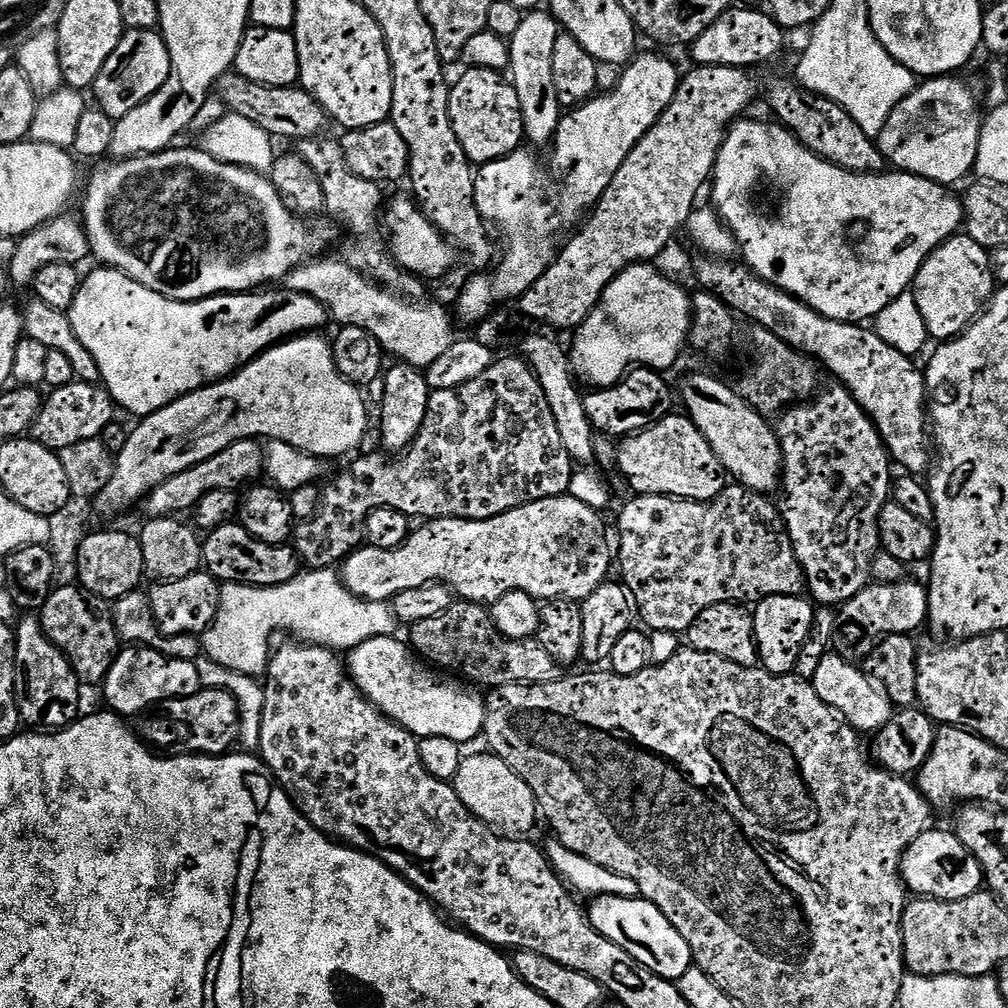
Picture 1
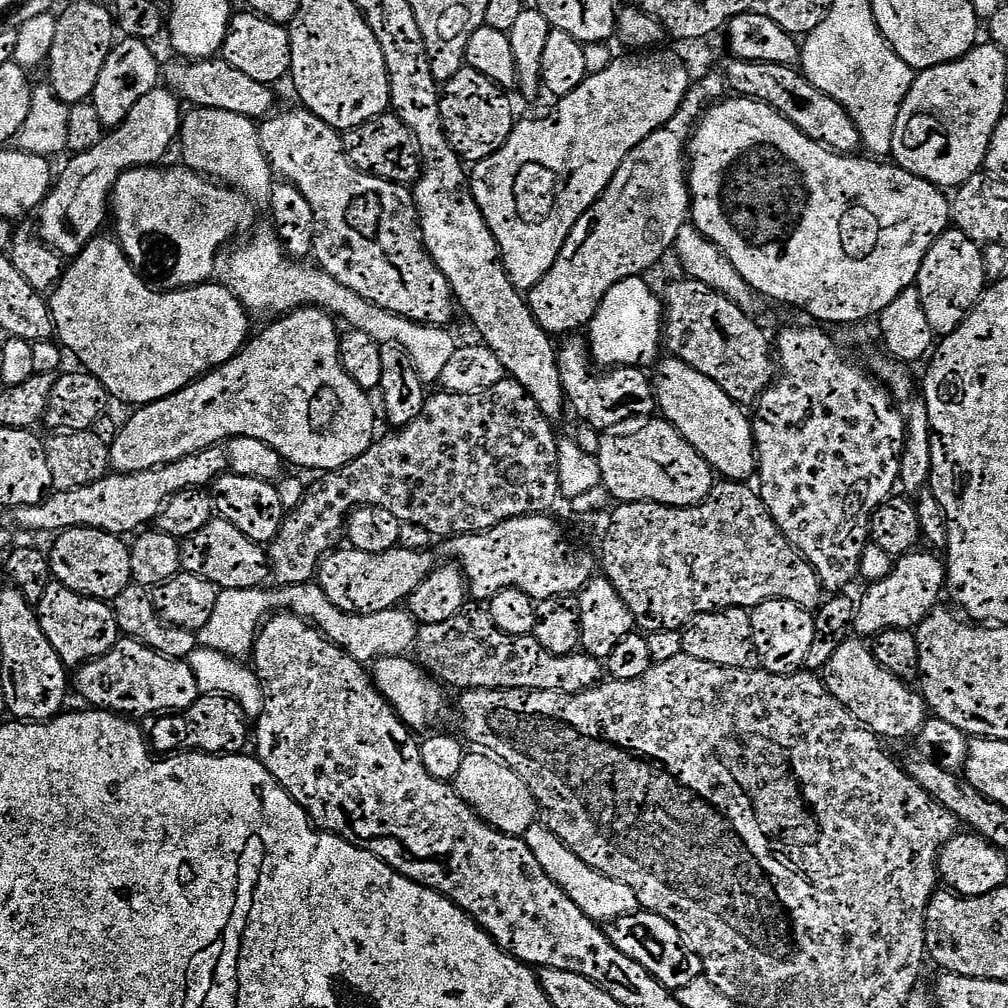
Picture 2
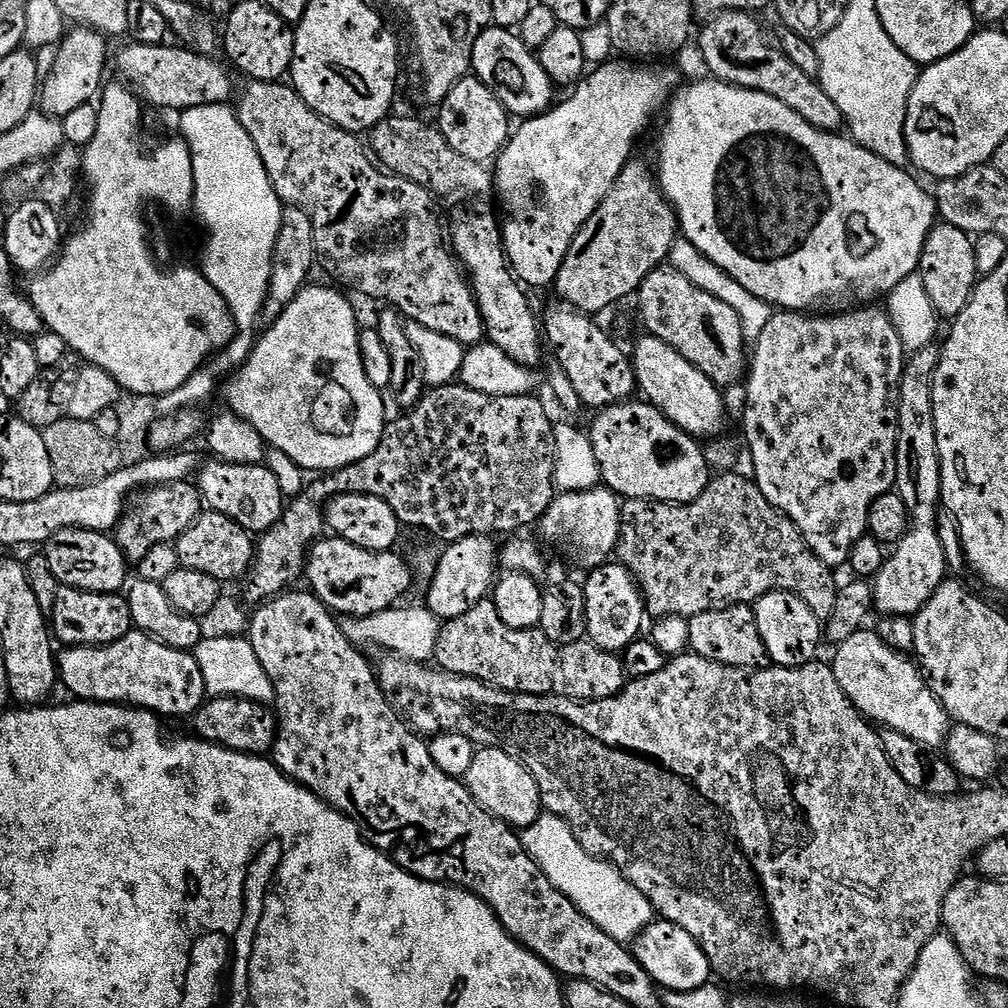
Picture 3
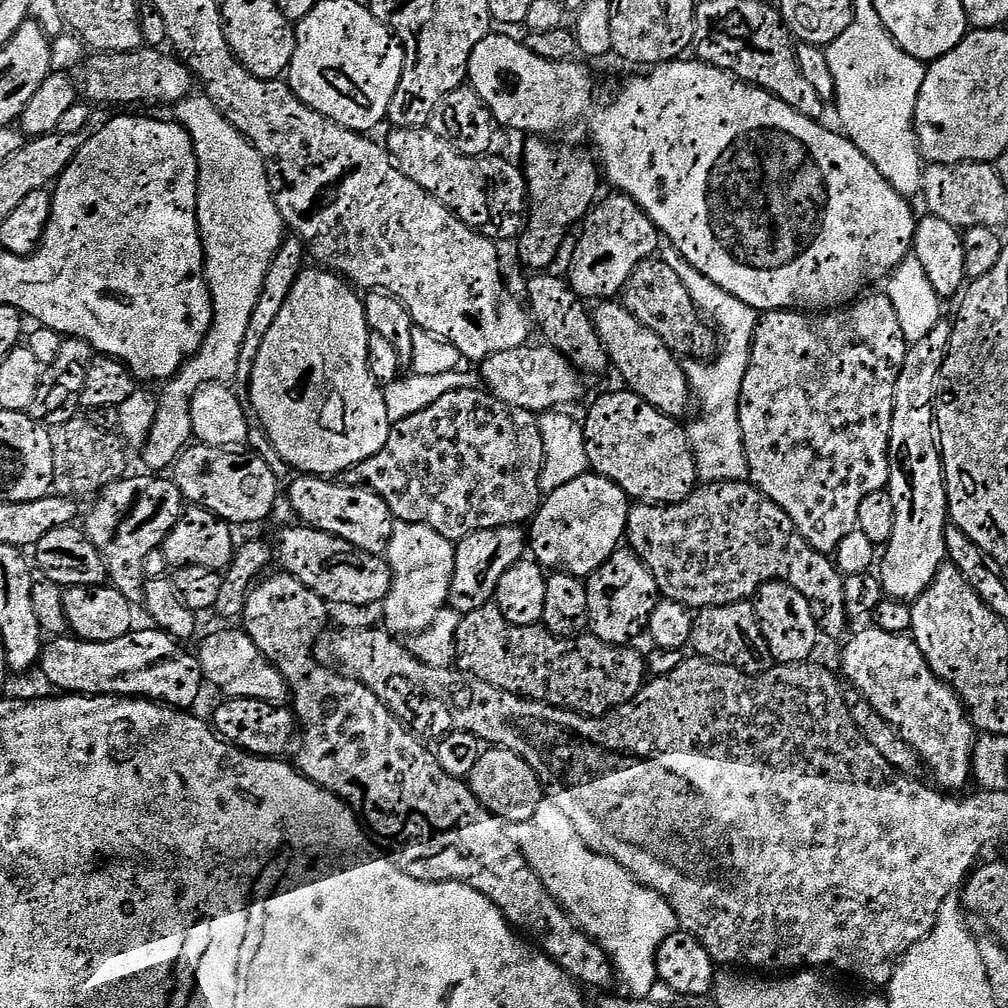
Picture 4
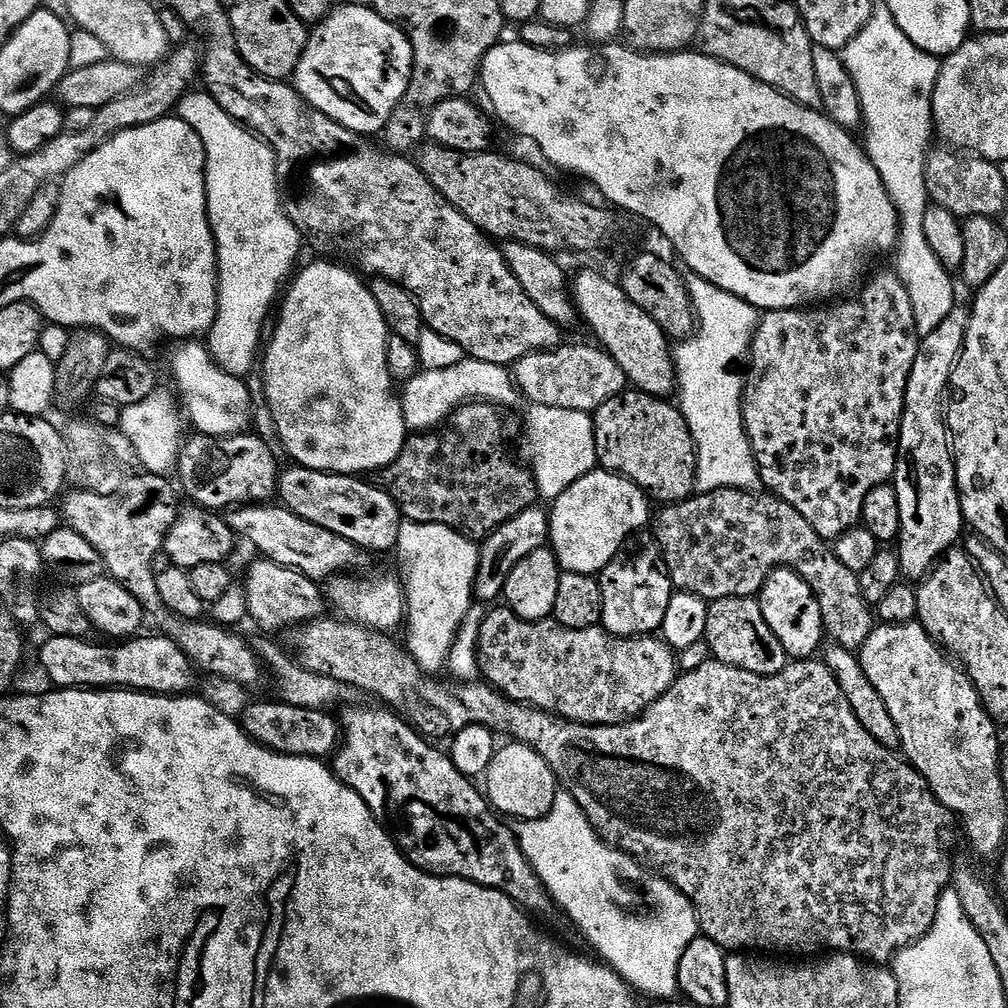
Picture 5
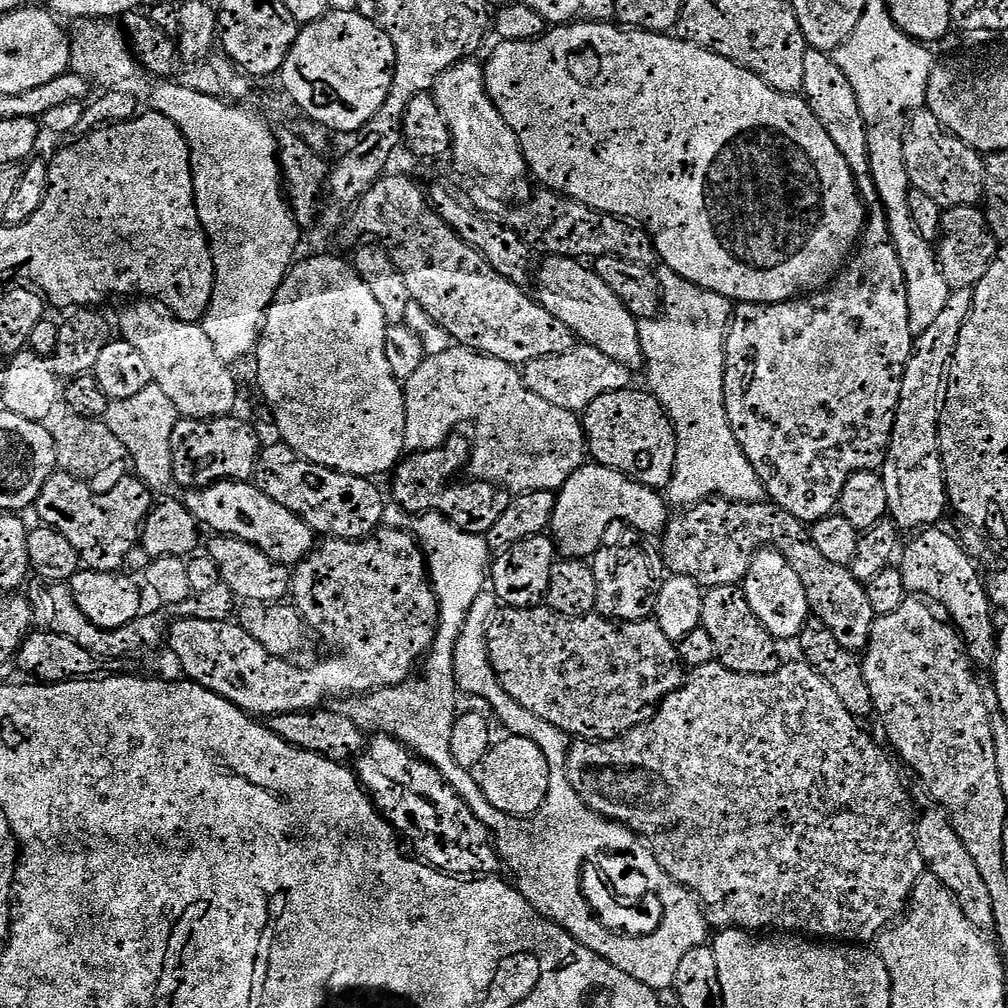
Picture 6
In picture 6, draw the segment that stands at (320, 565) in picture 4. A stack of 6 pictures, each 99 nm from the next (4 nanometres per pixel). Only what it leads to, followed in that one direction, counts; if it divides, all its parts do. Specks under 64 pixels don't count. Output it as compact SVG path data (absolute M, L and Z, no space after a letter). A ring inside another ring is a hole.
M221 480L209 488L198 488L183 497L183 504L194 514L197 524L208 528L212 534L233 536L250 542L274 562L289 566L299 565L312 555L318 544L317 533L301 516L296 516L286 506L274 502L255 483L242 480Z

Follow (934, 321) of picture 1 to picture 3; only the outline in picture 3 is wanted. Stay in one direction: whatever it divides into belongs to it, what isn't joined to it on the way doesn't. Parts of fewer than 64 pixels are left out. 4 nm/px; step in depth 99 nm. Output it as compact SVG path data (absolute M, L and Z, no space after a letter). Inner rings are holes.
M943 222L937 223L926 238L918 273L934 310L941 317L954 318L968 305L968 300L972 297L972 289L978 283L974 248L974 240L969 233Z

